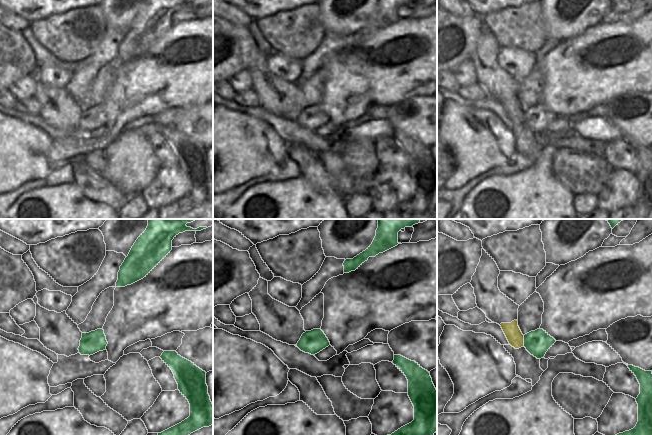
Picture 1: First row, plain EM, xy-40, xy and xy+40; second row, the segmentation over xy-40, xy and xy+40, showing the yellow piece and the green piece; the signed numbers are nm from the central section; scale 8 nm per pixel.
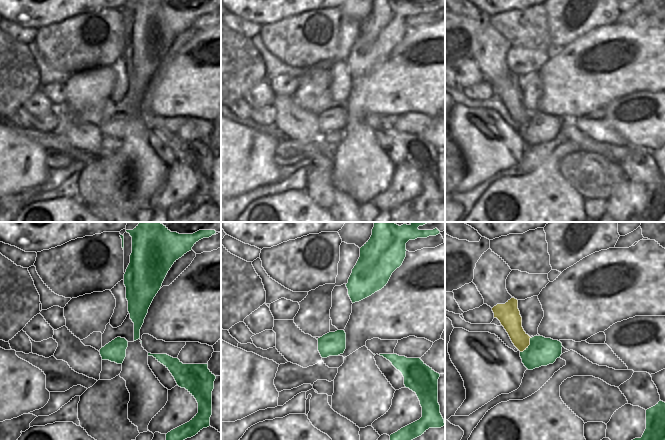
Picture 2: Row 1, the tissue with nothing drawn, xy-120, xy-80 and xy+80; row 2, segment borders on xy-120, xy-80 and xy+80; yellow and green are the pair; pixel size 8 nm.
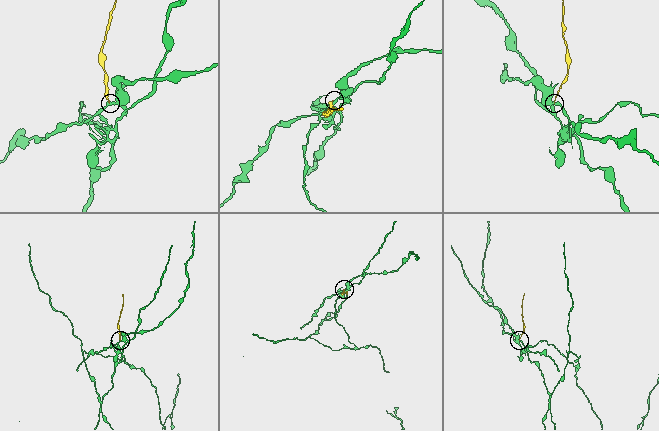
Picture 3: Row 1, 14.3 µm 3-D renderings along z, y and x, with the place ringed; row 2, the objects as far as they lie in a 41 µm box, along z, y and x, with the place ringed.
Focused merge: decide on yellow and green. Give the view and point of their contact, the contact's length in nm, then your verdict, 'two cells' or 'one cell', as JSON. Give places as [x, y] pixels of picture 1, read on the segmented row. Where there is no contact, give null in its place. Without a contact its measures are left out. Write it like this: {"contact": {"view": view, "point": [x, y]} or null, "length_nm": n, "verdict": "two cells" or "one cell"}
{"contact": {"view": "xy+40", "point": [523, 341]}, "length_nm": 100, "verdict": "two cells"}

